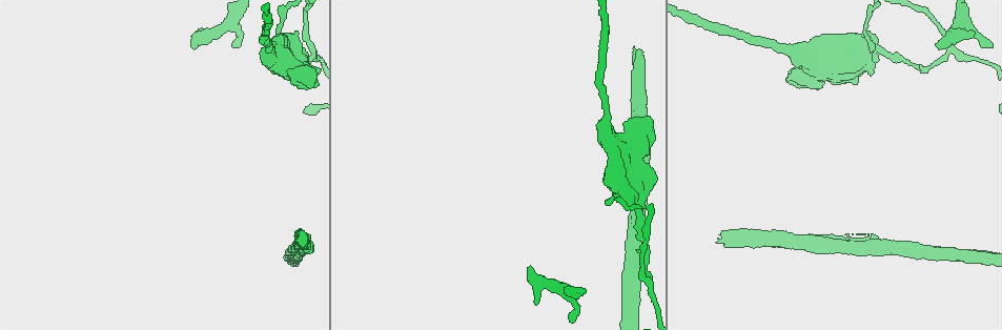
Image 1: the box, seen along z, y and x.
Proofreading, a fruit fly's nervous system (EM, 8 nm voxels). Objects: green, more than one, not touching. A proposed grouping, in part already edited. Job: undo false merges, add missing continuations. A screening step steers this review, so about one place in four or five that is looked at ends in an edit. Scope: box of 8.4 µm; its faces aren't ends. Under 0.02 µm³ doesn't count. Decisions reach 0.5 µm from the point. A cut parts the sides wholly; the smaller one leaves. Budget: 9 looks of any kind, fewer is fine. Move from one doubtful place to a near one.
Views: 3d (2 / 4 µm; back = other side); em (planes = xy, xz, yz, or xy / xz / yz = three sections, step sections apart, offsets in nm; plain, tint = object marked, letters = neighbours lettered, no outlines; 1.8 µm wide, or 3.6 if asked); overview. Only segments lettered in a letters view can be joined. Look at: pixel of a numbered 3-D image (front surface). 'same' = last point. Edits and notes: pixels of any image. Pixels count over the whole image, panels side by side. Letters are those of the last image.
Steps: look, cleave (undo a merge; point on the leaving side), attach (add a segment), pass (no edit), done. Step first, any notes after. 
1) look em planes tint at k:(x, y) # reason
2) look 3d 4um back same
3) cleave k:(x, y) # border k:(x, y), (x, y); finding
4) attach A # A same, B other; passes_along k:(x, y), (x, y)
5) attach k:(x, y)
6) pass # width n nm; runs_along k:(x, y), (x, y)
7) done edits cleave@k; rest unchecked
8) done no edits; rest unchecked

look 3d 2um back at 1:(530, 266) # an open end

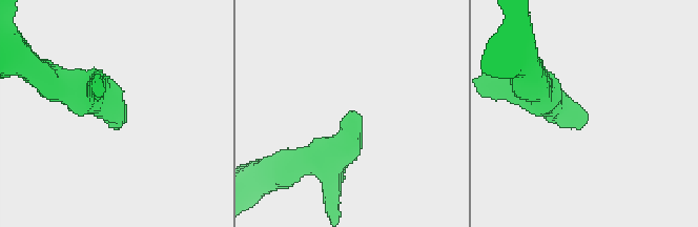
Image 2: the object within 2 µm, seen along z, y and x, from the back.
look em planes tint at 2:(584, 118)

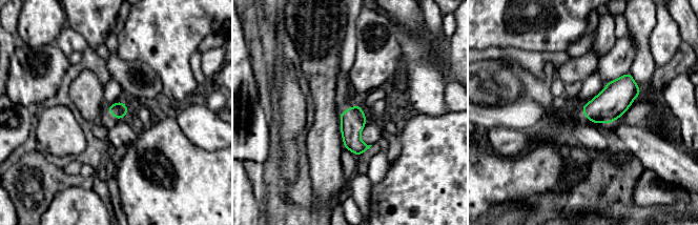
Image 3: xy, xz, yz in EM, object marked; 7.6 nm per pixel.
look em planes letters same # see the neighbours

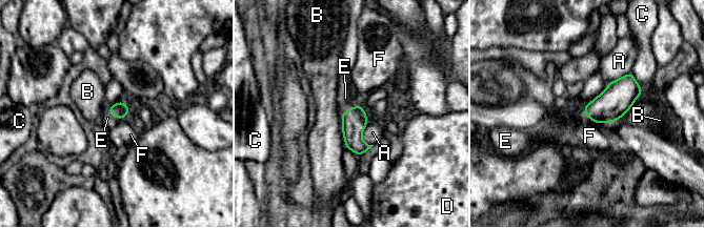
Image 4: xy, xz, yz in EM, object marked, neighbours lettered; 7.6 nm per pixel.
attach 4:(345, 98) # A other, B other, C other, D other, E same, F other; passes_along 4:(354, 120), (349, 108), (345, 98); the neuron continues

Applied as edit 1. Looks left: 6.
look overview

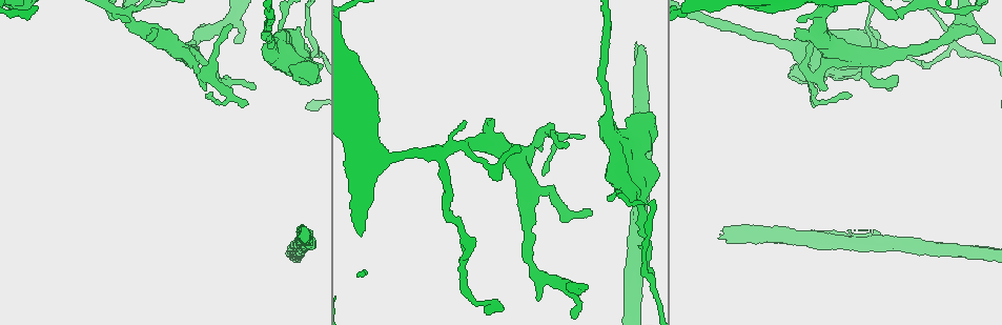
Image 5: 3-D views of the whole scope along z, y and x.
look em yz step 4 tint at 5:(313, 44) # three-way junction

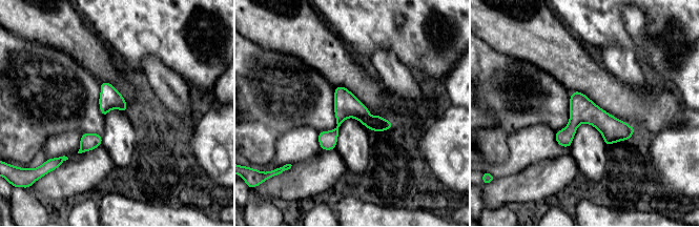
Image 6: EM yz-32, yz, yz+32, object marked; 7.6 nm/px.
look em planes letters same # another direction

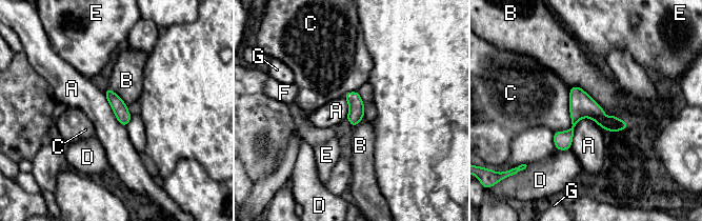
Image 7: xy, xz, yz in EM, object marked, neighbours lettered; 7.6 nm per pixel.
pass # A other, B other, C other, D other, E other, F other, G other; runs_along 7:(624, 125), (581, 114), (560, 147); all the same neuron

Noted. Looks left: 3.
look em xz step 4 tint at 5:(269, 43) # sudden change in width

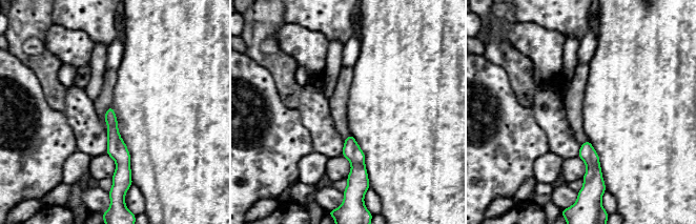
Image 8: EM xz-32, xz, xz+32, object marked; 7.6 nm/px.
look em planes tint same # cut it another way

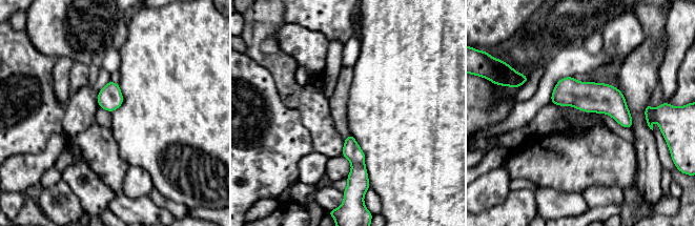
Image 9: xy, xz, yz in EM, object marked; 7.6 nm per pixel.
look em planes letters same # see the neighbours

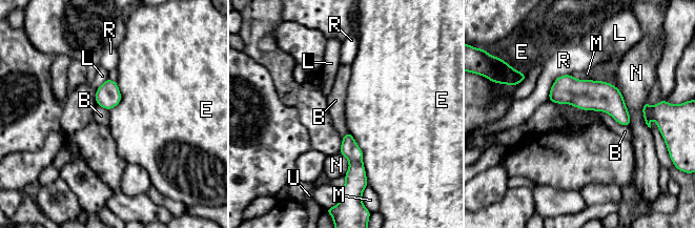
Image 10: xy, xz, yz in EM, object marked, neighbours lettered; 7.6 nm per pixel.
pass # B other, E other, L other, M other, N other, R other, U other; runs_along 10:(552, 91), (601, 96), (628, 120); one neuron here

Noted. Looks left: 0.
done edits attach@4; rest unchecked

